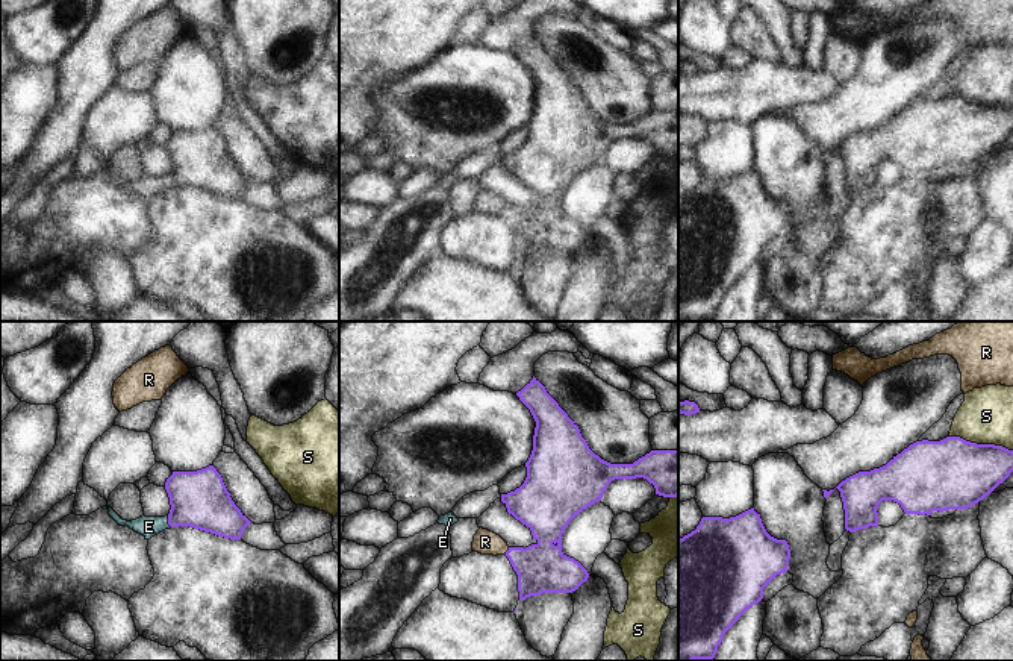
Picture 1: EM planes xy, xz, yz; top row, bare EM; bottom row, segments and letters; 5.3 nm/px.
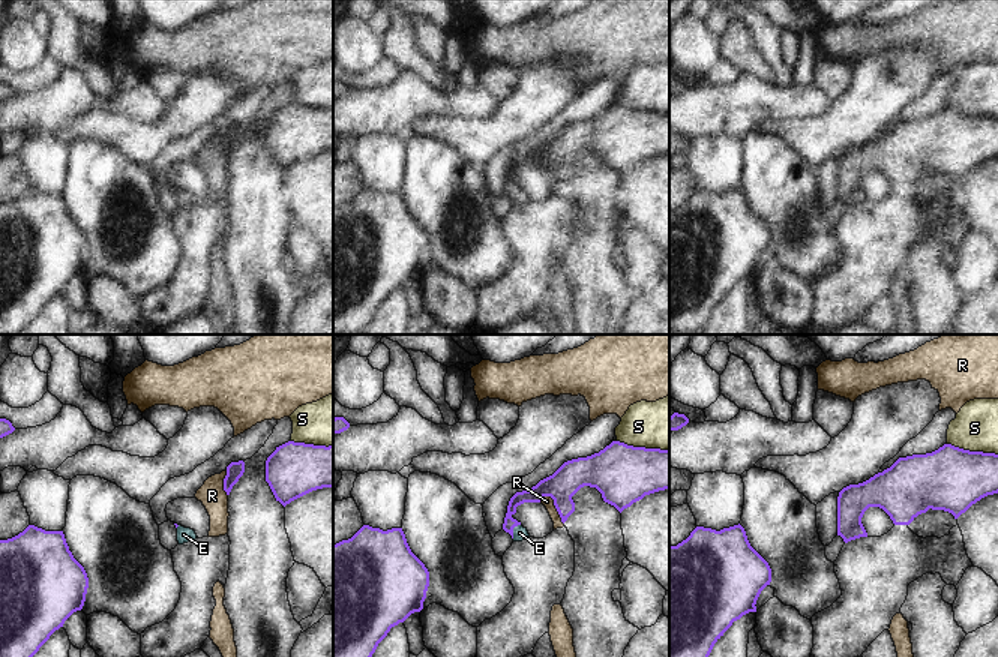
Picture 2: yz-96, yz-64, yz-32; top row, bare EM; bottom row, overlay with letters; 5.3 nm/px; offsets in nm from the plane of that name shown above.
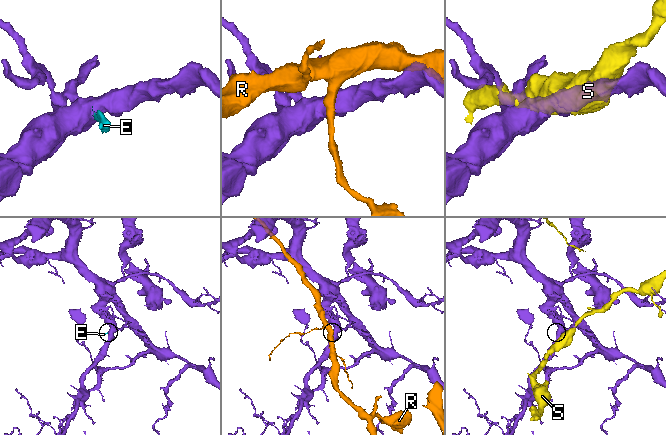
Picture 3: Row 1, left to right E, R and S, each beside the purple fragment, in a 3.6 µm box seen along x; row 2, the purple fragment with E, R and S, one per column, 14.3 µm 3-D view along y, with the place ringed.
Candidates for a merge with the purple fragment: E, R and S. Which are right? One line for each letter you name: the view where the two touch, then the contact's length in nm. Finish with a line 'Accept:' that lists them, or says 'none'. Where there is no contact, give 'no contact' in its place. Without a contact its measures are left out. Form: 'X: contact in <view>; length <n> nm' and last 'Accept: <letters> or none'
E: contact in xy; length 70 nm
Accept: E

